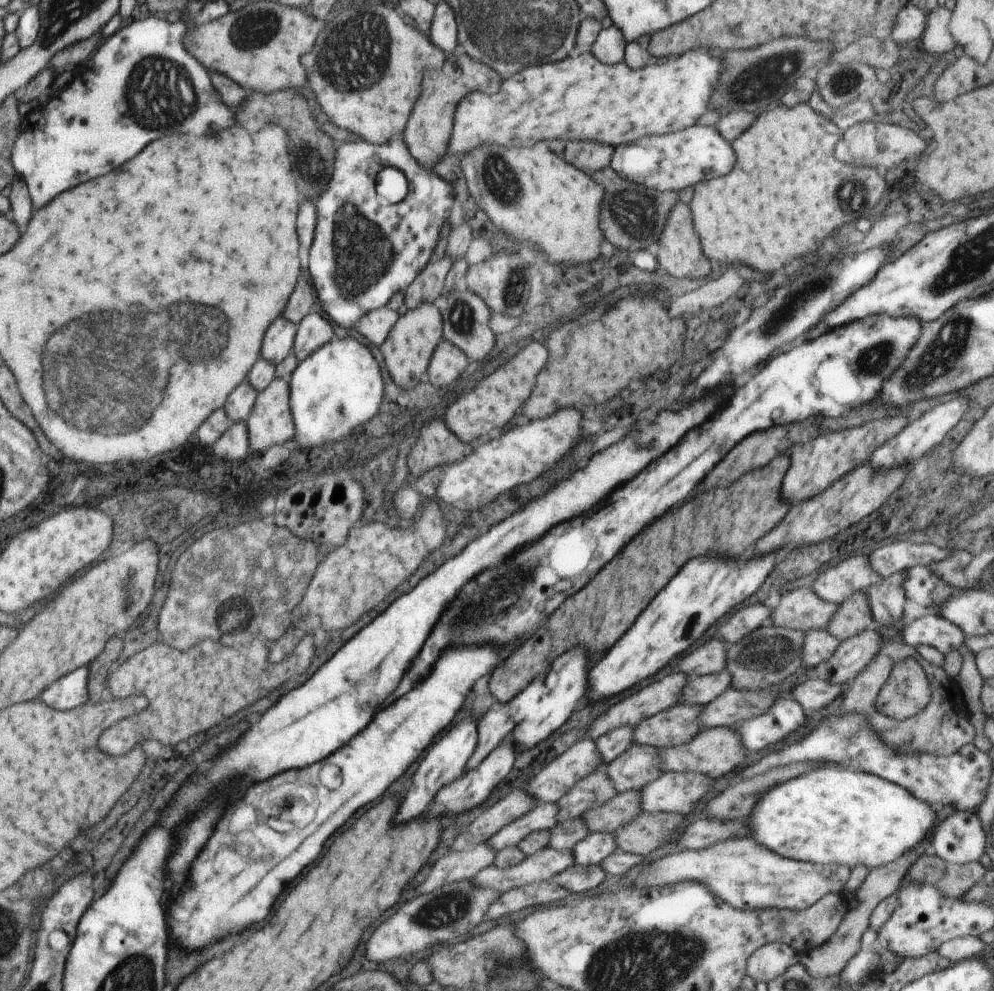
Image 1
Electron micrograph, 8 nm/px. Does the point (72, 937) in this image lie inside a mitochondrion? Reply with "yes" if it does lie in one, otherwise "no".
no

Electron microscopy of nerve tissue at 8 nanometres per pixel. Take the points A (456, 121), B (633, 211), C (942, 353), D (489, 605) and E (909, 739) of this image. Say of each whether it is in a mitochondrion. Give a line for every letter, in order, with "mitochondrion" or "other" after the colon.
A: other
B: mitochondrion
C: mitochondrion
D: mitochondrion
E: mitochondrion

